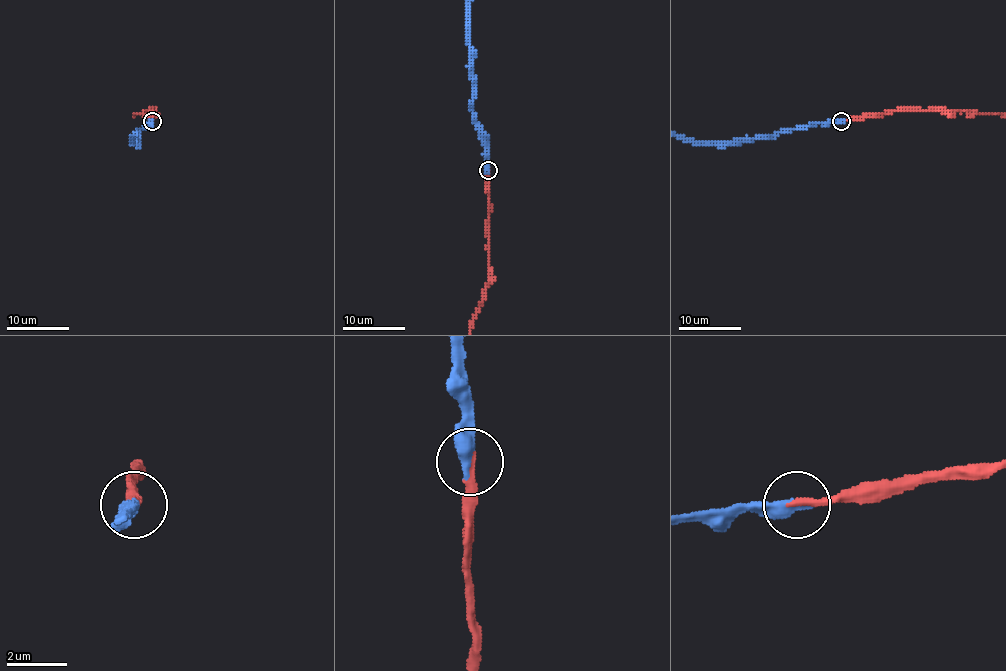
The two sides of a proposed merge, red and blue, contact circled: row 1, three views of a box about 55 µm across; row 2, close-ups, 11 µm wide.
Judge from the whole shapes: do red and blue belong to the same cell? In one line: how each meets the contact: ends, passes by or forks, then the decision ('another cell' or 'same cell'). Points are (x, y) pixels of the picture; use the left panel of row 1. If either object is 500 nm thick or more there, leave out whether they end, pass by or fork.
same cell

